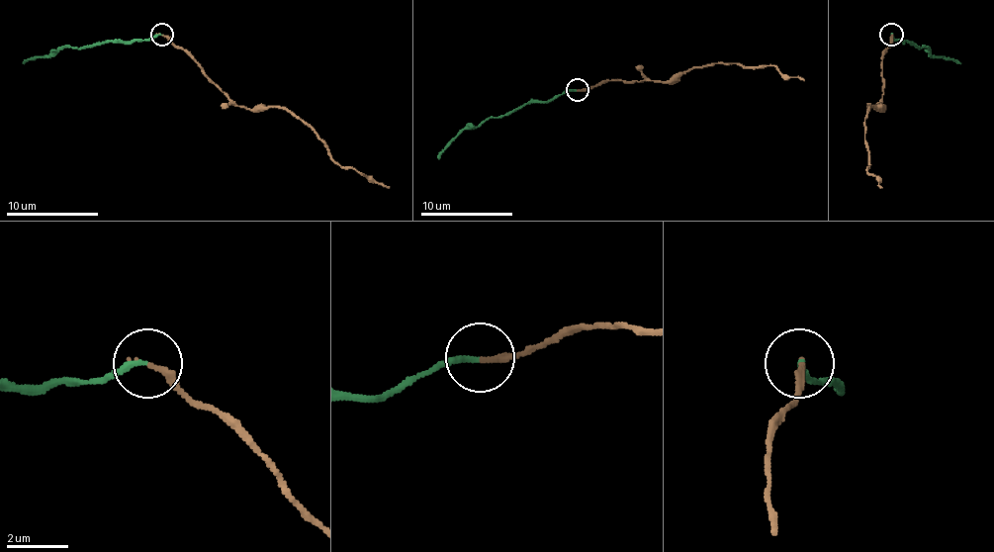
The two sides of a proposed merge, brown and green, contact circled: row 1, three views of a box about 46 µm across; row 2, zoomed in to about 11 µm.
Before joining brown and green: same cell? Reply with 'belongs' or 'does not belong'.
does not belong

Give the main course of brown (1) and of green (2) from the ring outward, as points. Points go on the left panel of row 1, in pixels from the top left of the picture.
1: (161, 35), (189, 55), (239, 106), (288, 109), (341, 166), (359, 171), (390, 187)
2: (161, 35), (81, 48), (62, 46), (24, 62)

